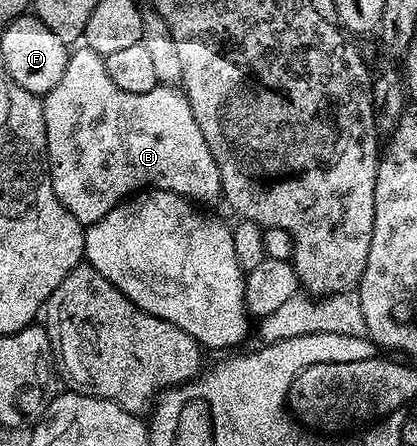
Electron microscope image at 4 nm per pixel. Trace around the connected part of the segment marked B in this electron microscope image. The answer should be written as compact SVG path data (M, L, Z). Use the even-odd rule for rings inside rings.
M83 46L77 48L77 52L75 49L69 55L66 71L63 72L61 80L58 81L58 86L54 86L54 90L50 90L47 96L43 97L46 142L48 143L48 173L52 179L54 194L62 202L62 206L66 206L66 210L70 214L74 214L74 218L78 218L80 224L87 226L97 224L106 214L110 214L110 210L114 210L114 206L119 204L121 200L139 193L141 189L173 192L200 206L208 206L204 204L212 204L216 199L219 201L222 196L220 171L210 154L210 146L206 146L206 138L202 134L202 130L198 130L198 122L194 122L194 110L190 110L190 102L183 91L173 90L168 86L158 86L146 94L126 94L126 90L118 90L118 86L114 86L114 82L110 82L110 76L106 74L103 56L99 56L94 50Z

